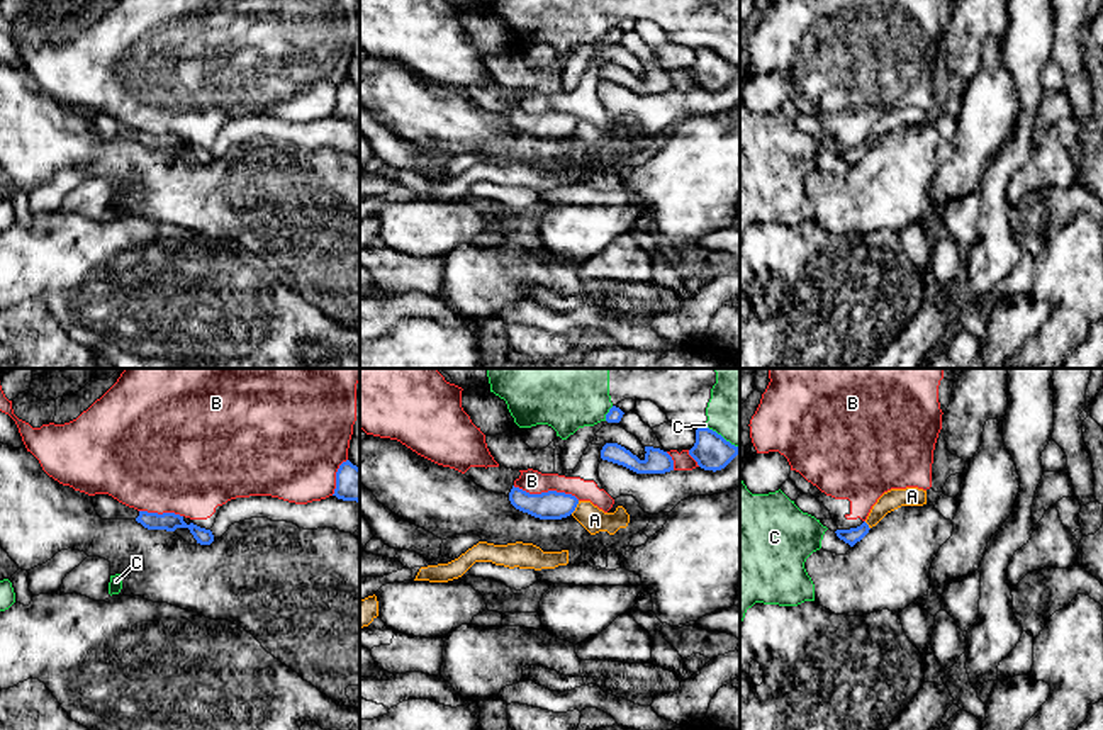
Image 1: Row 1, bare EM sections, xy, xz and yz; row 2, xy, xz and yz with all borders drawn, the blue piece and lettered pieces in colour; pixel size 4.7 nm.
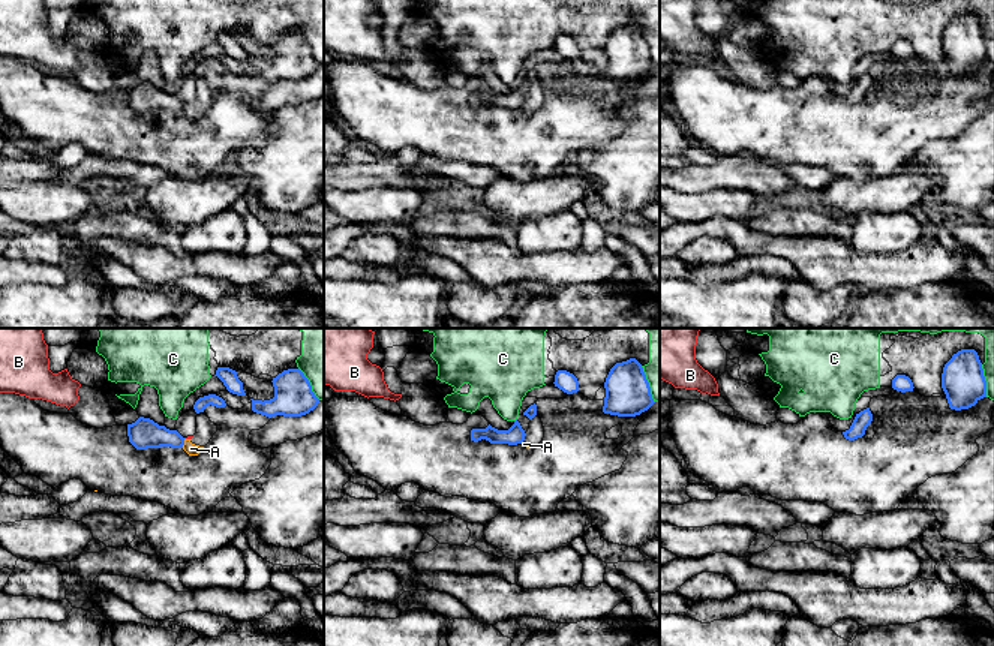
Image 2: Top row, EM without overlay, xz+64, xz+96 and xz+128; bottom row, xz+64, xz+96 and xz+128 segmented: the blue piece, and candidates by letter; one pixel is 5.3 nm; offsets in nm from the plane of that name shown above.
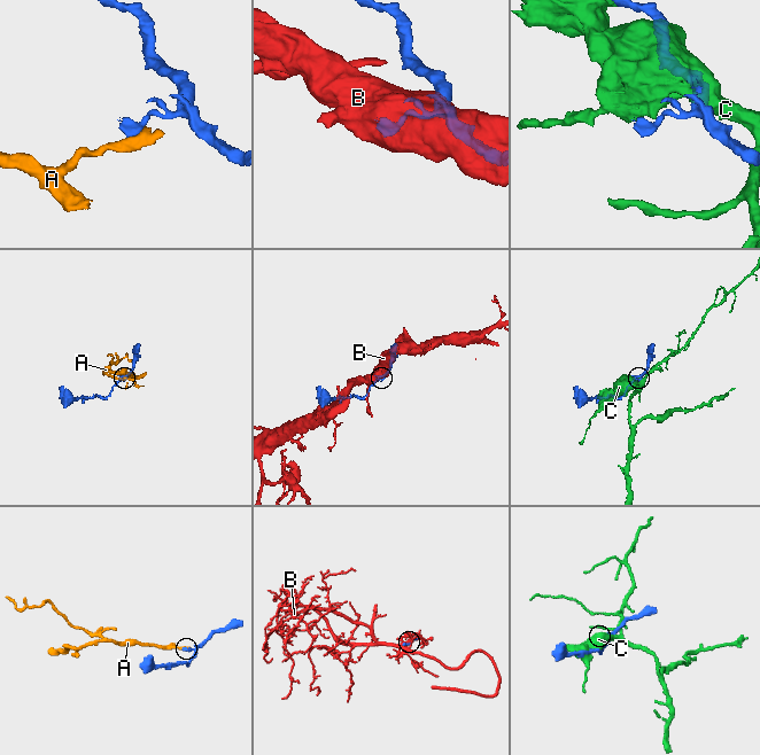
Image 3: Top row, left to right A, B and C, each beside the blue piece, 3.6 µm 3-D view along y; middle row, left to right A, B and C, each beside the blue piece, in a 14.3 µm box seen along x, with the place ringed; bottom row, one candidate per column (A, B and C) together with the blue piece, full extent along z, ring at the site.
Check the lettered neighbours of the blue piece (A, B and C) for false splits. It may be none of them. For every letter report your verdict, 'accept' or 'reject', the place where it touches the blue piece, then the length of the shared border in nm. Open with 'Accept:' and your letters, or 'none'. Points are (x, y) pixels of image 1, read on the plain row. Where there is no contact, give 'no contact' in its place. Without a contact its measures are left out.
Accept: none
A: reject; meets blue in xz at (576, 126); contact 80 nm long
B: reject; meets blue in xz at (547, 112); contact 320 nm long
C: reject; meets blue in xz at (608, 33); contact 80 nm long

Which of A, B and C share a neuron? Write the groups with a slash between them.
A / B / C

